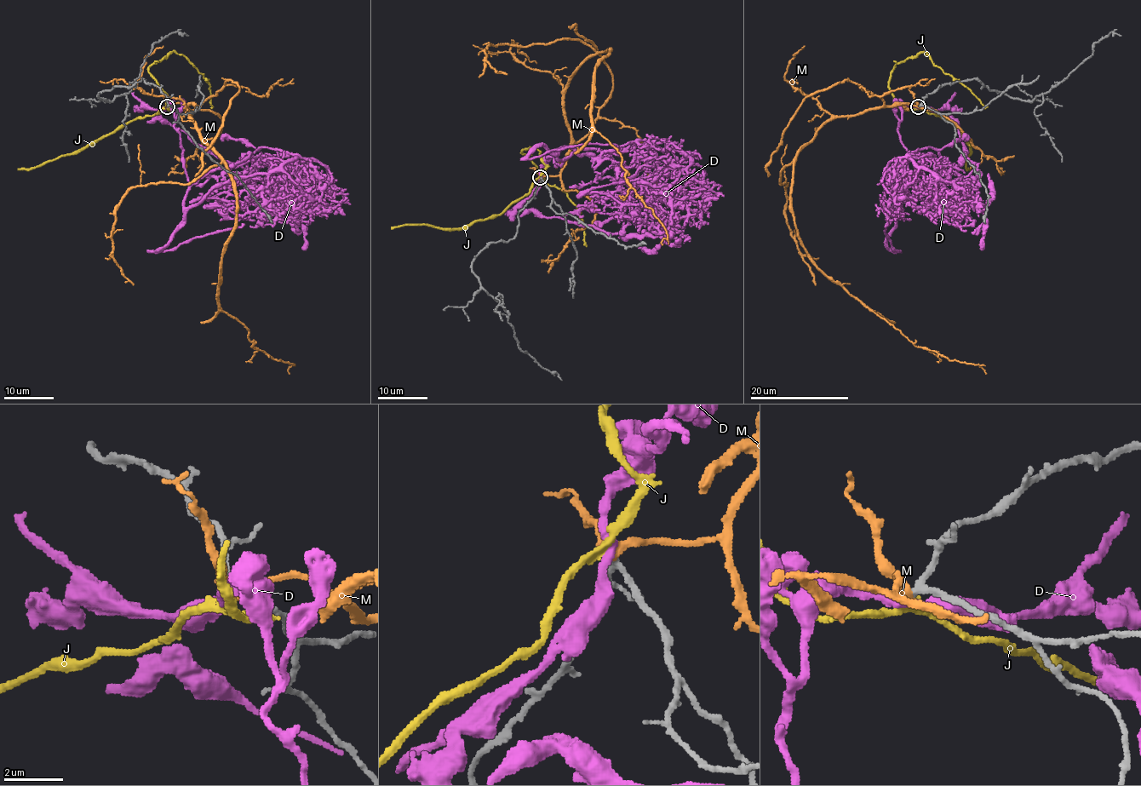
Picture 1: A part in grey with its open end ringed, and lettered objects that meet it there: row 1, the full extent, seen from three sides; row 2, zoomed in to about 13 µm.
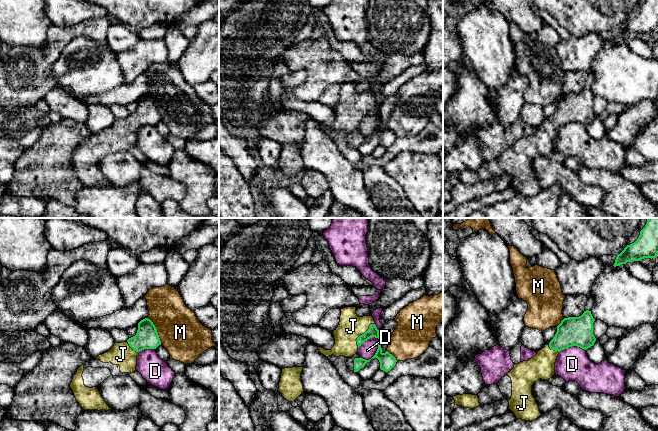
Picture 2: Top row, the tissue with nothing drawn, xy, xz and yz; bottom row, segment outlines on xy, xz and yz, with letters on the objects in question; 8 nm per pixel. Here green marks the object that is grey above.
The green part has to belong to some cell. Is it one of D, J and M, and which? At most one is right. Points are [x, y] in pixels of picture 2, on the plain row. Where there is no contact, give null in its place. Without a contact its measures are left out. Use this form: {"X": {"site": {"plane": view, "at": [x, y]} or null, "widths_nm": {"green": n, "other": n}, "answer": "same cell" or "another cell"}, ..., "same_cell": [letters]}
{"D": {"site": {"plane": "xz", "at": [376, 128]}, "widths_nm": {"green": 130, "other": 140}, "answer": "another cell"}, "J": {"site": {"plane": "xz", "at": [362, 110]}, "widths_nm": {"green": 80, "other": 200}, "answer": "same cell"}, "M": {"site": {"plane": "xy", "at": [156, 106]}, "widths_nm": {"green": 180, "other": 340}, "answer": "another cell"}, "same_cell": ["J"]}

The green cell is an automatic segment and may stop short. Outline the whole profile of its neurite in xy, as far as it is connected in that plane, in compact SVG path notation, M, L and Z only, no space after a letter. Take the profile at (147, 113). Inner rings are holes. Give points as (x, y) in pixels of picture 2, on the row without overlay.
M145 94L138 99L135 112L126 118L115 119L106 129L77 145L70 164L84 186L105 186L110 184L101 173L97 163L108 153L130 151L136 147L137 132L144 125L156 125L161 121L153 98Z

